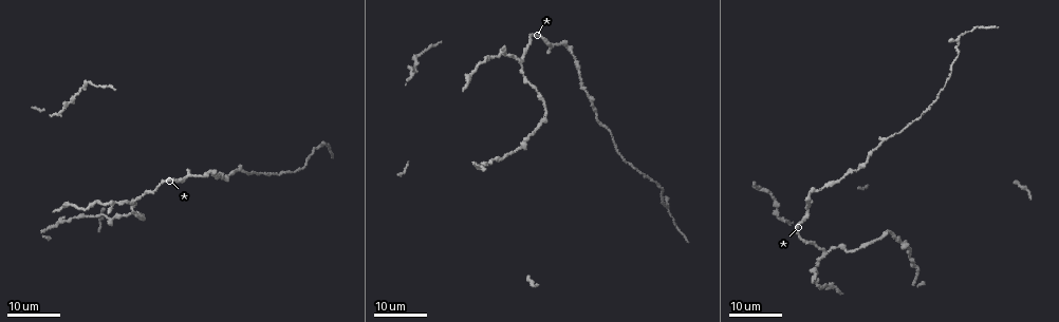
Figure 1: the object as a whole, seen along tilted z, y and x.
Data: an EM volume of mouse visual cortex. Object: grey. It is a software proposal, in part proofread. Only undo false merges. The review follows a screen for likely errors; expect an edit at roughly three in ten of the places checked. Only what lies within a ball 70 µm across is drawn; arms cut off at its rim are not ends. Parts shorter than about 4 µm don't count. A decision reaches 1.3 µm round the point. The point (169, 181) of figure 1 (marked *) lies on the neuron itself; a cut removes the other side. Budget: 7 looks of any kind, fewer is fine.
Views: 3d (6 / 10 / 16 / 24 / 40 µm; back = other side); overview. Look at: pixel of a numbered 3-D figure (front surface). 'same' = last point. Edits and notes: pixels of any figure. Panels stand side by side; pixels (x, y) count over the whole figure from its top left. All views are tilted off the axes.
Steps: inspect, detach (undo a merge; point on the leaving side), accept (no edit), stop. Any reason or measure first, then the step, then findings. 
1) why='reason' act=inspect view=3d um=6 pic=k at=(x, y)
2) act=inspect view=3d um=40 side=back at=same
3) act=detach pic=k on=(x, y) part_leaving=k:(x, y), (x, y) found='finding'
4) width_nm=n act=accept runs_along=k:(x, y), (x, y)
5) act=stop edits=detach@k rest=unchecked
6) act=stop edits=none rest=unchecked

why='thin neck' act=inspect view=3d um=16 pic=1 at=(866, 157)

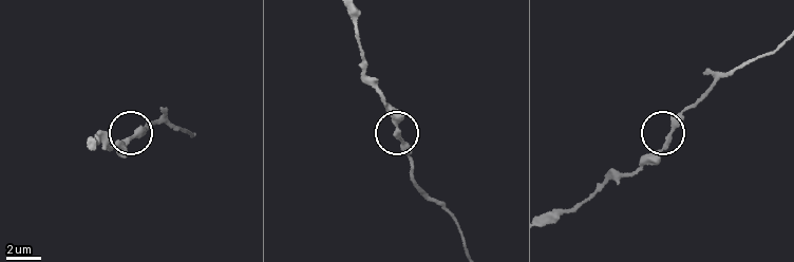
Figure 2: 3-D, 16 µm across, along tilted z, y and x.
why='zoom in' act=inspect view=3d um=10 pic=2 at=(130, 137)

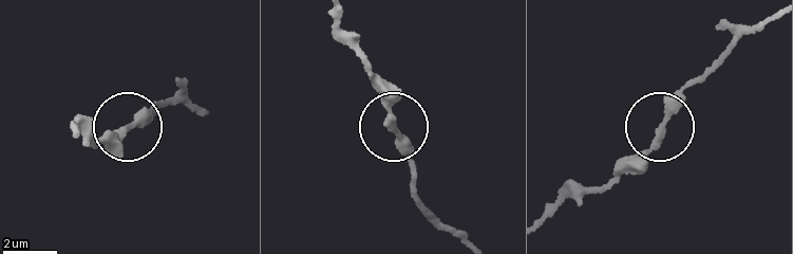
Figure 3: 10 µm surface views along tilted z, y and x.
act=accept runs_along=3:(342, 19), (383, 94), (418, 195) found='all the same neuron'

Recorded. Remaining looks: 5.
why='thin arm on a thick one' act=inspect view=3d um=24 pic=1 at=(809, 209)

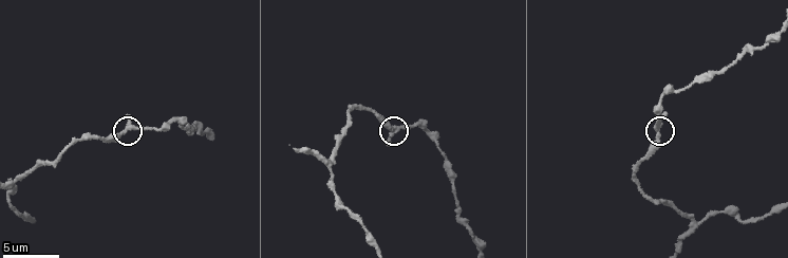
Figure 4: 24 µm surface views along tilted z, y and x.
why='zoom in' act=inspect view=3d um=6 pic=4 at=(656, 128)

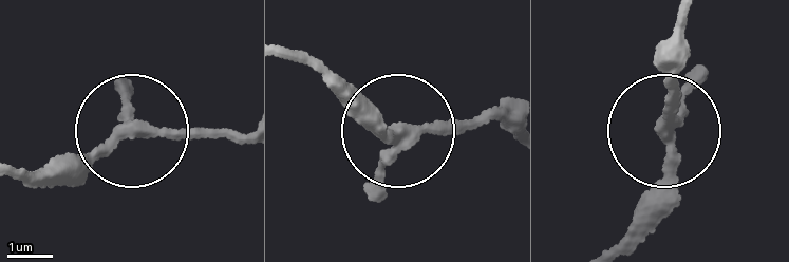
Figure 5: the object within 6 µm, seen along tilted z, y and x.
width_nm=240 act=accept runs_along=5:(624, 239), (663, 162), (679, 72) found='continuous, no second neuron'

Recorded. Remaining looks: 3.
why='thick turns thin' act=inspect view=3d um=10 pic=4 at=(666, 92)

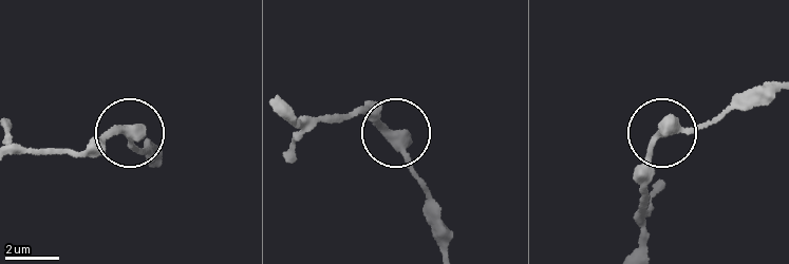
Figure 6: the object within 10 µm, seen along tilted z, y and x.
act=accept runs_along=6:(284, 104), (299, 119), (369, 115), (398, 140), (438, 212) found='continuous, no second neuron'

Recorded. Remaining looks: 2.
act=stop edits=none rest=unchecked

